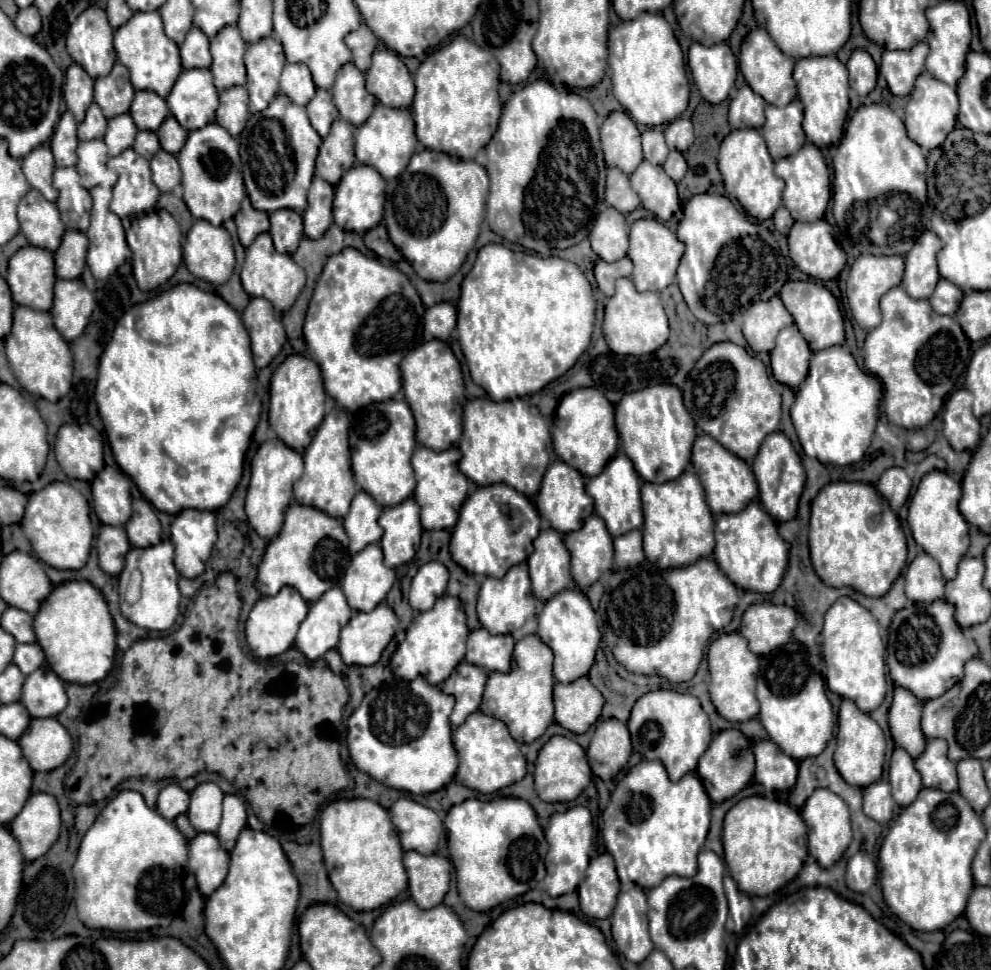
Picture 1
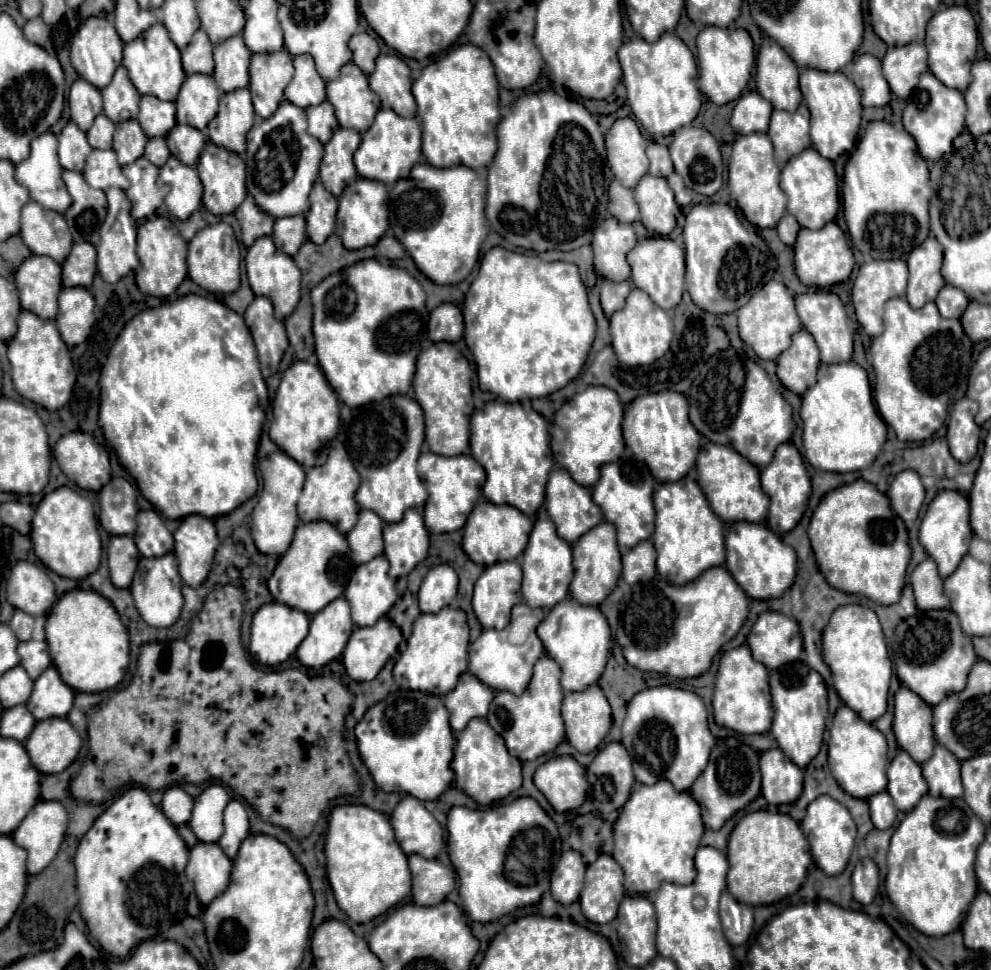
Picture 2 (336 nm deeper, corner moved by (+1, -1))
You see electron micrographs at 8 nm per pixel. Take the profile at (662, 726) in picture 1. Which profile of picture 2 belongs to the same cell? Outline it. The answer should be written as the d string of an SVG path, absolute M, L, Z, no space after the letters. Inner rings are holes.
M656 686L638 692L628 702L628 714L622 724L622 744L632 756L638 782L656 784L658 780L668 780L678 792L688 792L696 776L704 772L716 740L708 730L706 706L694 692Z

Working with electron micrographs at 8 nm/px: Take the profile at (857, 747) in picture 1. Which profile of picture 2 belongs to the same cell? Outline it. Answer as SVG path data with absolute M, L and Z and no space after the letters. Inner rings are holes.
M840 706L836 710L836 716L830 728L828 766L832 770L832 776L840 784L840 788L848 792L852 798L866 800L876 792L886 790L888 746L886 746L884 734L878 732L872 724L860 720L860 716L856 716L856 712L852 712L848 706Z

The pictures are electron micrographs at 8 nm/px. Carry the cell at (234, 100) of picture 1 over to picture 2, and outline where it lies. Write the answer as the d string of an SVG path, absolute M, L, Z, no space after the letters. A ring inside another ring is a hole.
M248 88L228 92L220 98L216 124L208 126L208 138L216 146L242 154L246 152L246 134L254 126L254 118L256 114Z

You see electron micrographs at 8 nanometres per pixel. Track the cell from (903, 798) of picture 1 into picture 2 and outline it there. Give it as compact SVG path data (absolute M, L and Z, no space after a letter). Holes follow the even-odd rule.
M898 752L898 756L888 766L888 794L900 812L910 812L918 800L928 792L928 784L922 778L922 768L914 762L908 752Z

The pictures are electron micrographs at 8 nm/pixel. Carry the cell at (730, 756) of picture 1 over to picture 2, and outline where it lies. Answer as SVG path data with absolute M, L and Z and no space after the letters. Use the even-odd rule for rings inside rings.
M734 738L718 740L716 748L710 754L708 768L704 776L698 776L690 788L690 794L702 806L704 824L710 830L720 830L722 824L742 810L748 802L752 802L760 794L760 770L758 770L758 752L754 752L748 744L742 744Z

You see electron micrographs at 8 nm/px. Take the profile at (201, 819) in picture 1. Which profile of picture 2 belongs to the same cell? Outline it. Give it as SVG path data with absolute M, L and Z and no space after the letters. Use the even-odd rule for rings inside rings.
M214 784L208 786L194 804L194 812L192 818L188 822L188 826L192 828L192 832L196 834L196 838L200 842L218 842L218 838L224 832L222 826L222 812L228 804L228 794L222 786Z

